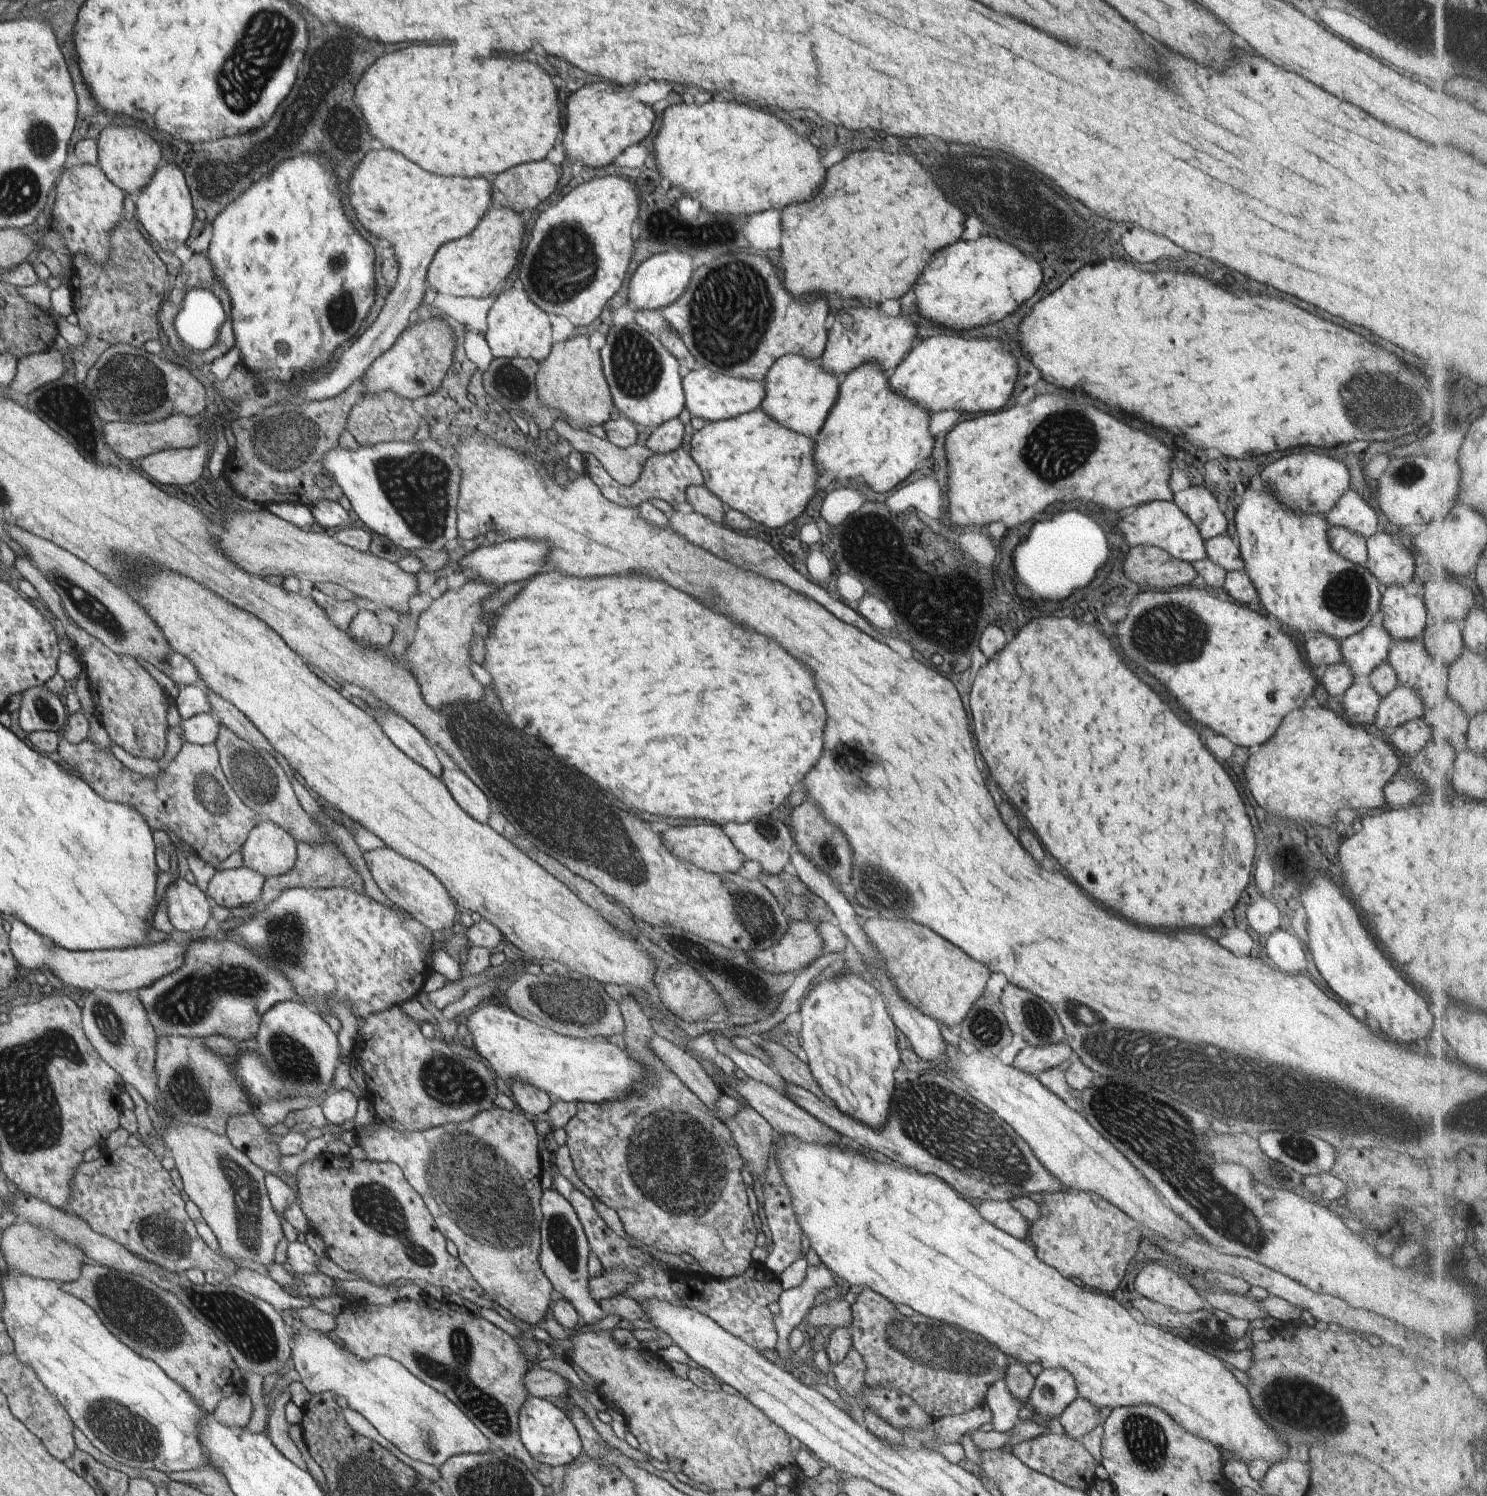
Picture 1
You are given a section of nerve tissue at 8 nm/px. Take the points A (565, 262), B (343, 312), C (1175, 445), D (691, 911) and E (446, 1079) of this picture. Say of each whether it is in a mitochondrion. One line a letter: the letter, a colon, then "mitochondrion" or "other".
A: mitochondrion
B: mitochondrion
C: other
D: other
E: mitochondrion

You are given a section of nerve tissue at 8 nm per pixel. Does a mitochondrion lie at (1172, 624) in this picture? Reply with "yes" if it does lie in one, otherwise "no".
yes

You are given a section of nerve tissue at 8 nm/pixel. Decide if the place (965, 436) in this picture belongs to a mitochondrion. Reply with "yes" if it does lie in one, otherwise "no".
no

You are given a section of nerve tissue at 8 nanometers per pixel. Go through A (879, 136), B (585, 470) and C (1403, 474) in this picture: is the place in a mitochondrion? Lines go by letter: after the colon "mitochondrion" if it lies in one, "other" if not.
A: other
B: other
C: mitochondrion

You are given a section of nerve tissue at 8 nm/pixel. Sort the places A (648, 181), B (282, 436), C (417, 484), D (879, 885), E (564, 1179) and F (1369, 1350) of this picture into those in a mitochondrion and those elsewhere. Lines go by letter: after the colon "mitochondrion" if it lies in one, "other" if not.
A: other
B: mitochondrion
C: mitochondrion
D: mitochondrion
E: other
F: other

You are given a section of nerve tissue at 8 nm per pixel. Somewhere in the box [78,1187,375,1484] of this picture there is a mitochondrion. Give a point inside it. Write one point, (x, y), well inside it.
(129, 1305)

